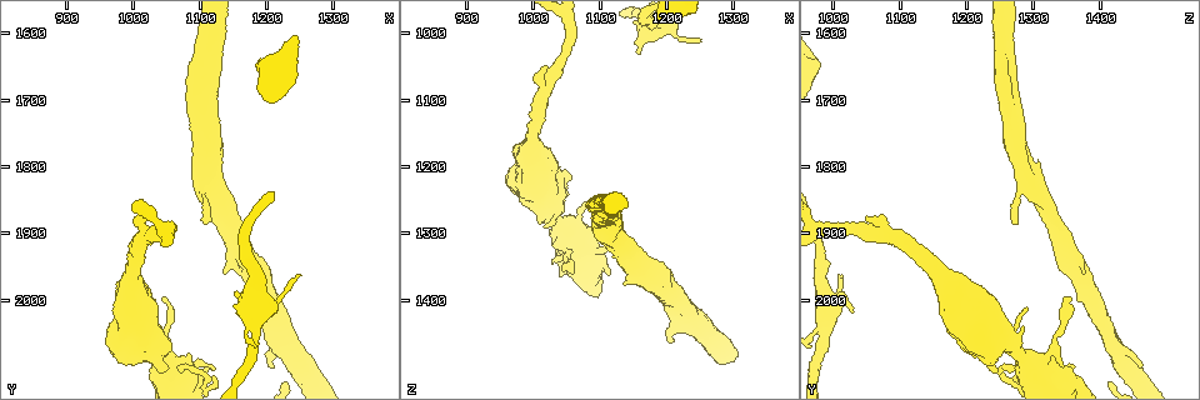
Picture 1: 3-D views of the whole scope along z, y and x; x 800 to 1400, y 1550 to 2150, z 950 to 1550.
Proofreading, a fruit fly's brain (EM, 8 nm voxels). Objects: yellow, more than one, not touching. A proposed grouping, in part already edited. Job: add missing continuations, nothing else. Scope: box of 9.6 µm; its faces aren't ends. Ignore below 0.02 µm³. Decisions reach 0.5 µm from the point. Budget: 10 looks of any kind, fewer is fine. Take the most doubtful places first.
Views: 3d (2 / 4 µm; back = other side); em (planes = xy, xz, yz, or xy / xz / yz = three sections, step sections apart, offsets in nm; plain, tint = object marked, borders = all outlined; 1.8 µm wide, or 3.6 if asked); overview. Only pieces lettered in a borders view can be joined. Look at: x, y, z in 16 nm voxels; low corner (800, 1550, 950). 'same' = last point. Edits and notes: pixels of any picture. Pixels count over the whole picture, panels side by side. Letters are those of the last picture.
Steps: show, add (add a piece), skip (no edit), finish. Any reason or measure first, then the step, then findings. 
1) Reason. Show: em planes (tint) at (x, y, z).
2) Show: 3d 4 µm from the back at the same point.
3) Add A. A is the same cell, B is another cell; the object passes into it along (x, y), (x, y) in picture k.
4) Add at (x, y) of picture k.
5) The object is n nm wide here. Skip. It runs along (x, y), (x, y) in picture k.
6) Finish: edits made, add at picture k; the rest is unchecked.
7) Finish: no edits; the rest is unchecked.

Branch stops here. Show: 3d 2 µm at (1045, 2105, 1250).

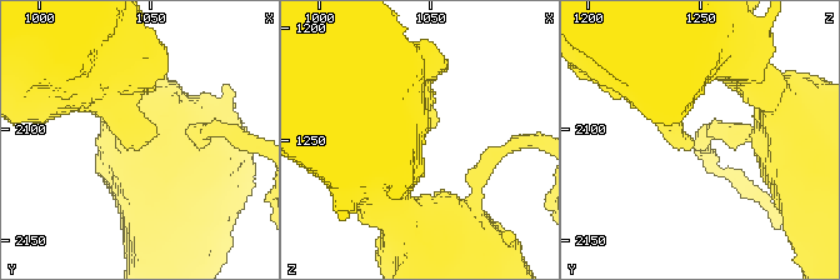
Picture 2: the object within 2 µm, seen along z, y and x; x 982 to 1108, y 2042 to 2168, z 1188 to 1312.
Show: em planes (borders) at (1048, 2108, 1246).

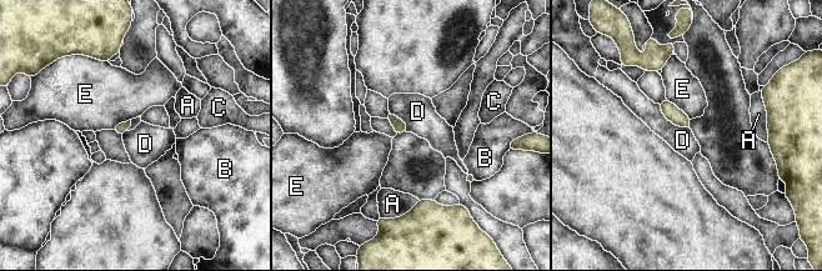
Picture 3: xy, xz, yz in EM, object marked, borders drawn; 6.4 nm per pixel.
Skip. A, B, C, D and E are other cells; a border runs along (657, 104), (668, 120), (688, 129) in picture 3; none of them fits.

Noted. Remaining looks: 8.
Free end. Show: em 3.6 µm planes (borders) at (1215, 2105, 1460).

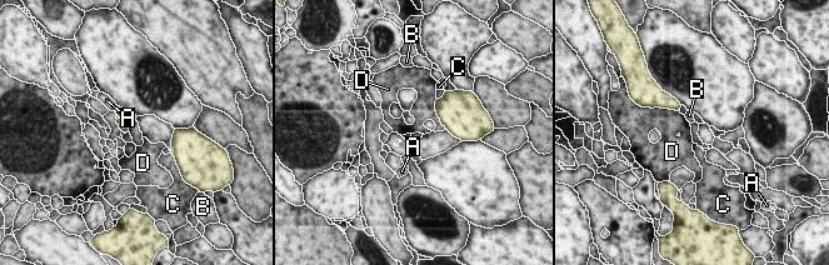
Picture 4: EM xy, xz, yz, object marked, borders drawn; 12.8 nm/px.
Skip. A, B, C and D are other cells; a border runs along (435, 99), (435, 114), (447, 129) in picture 4; none of them fits.

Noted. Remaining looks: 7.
An open end. Show: 3d 2 µm from the back at (1255, 1965, 1010).

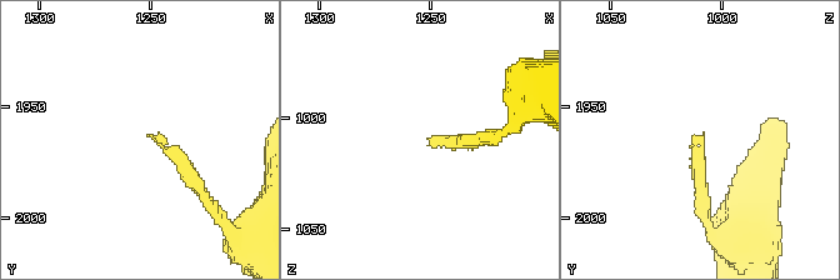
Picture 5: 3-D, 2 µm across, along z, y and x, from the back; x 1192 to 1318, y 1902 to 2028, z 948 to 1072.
Show: em xy step 16 (tint) at (1251, 1963, 1012).

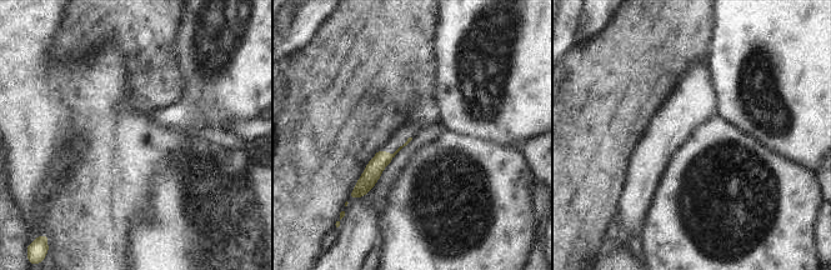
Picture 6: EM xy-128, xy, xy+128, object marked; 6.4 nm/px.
See the neighbours. Show: em xy step 16 (borders) at the same point.

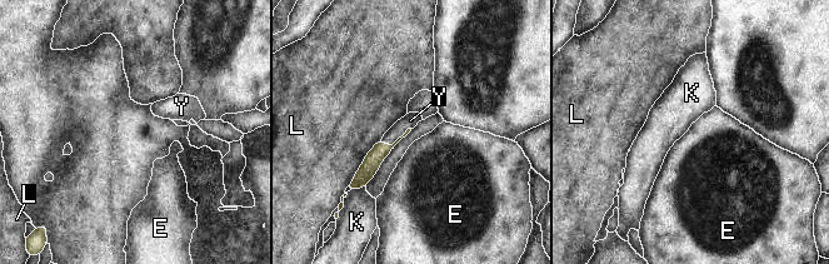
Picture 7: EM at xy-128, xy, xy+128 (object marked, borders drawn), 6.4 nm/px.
Add Y. Y is the same cell, E, K and L are other cells; the object passes into it along (371, 163), (396, 140), (410, 120) in picture 7; the cell continues.

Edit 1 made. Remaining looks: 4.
An open end. Show: em planes (borders) at (1020, 1880, 1050).

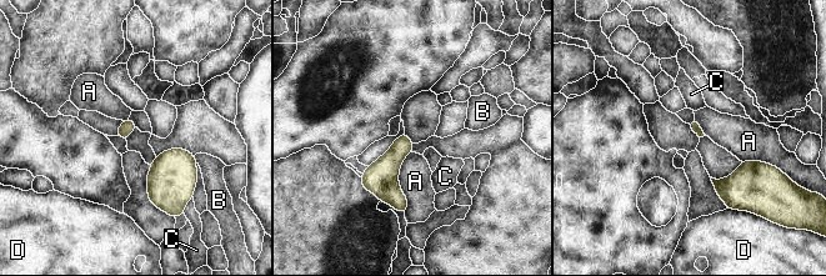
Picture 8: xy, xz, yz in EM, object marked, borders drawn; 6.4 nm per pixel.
Skip. A, B, C and D are other cells; a border runs along (411, 151), (399, 174), (405, 211) in picture 8; no lettered piece goes on from it.

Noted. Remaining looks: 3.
Finish: edits made, add at picture 7; the rest is unchecked.

